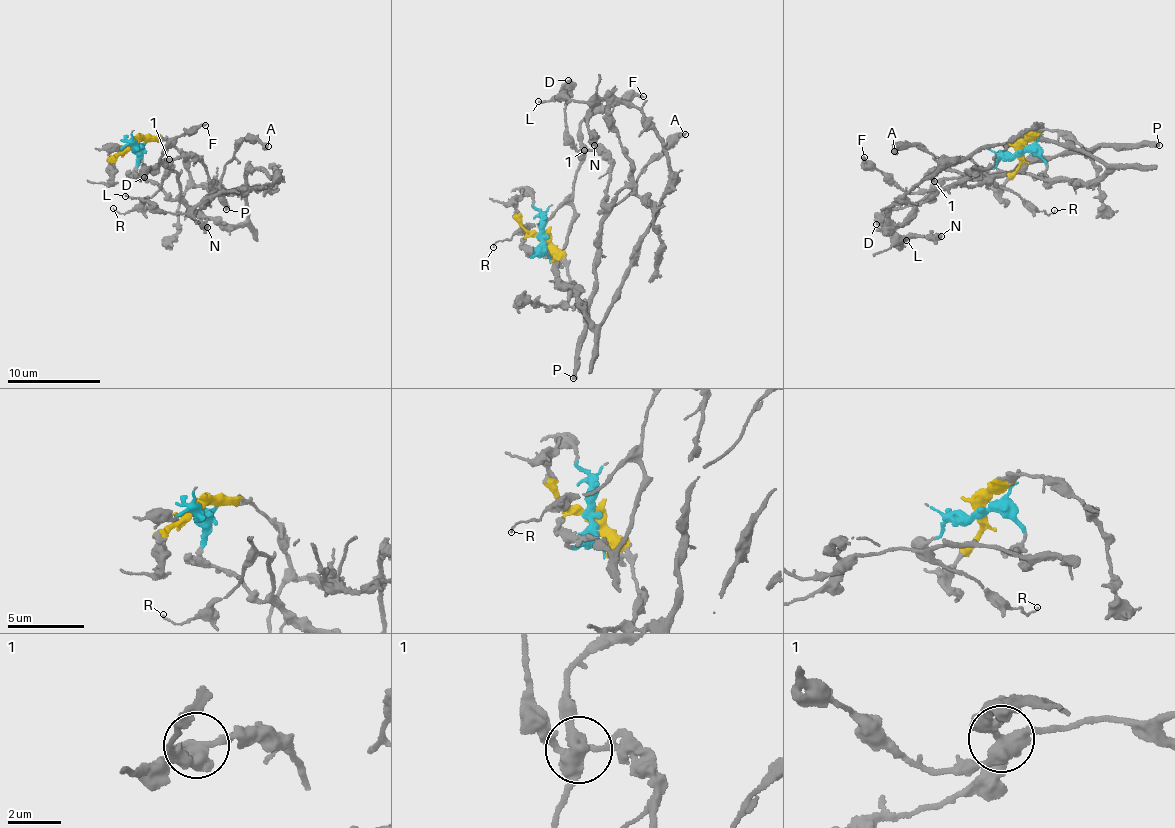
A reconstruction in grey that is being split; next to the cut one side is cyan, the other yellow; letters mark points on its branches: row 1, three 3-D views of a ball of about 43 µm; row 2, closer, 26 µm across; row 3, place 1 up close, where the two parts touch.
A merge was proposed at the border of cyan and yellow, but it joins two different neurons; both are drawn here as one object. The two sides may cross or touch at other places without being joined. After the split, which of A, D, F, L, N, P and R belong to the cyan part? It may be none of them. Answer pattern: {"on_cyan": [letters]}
{"on_cyan": ["F", "L", "N", "R"]}

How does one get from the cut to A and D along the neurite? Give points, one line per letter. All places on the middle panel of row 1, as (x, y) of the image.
A: (540, 233), (568, 279), (566, 304), (585, 303), (605, 212), (685, 134)
D: (540, 233), (568, 279), (566, 304), (585, 303), (609, 167), (601, 153), (579, 149), (568, 136), (567, 80)

